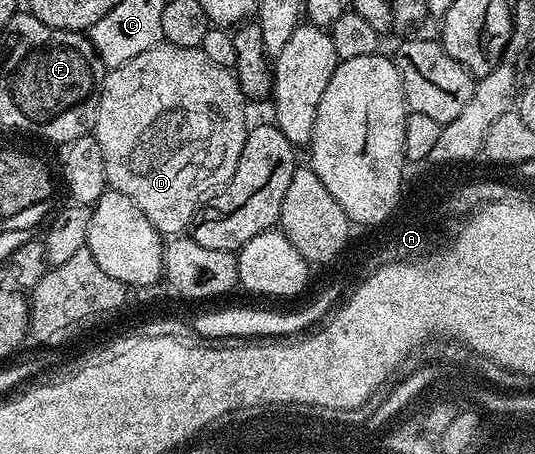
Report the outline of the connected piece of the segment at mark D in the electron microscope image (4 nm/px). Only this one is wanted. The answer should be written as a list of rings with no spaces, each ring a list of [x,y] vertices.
[[[160,43],[149,51],[141,51],[141,55],[129,59],[129,63],[121,63],[121,67],[107,69],[103,74],[103,85],[99,89],[99,106],[95,116],[93,136],[97,139],[97,143],[101,143],[101,155],[105,155],[105,175],[108,186],[121,191],[121,195],[129,195],[129,199],[133,199],[133,203],[141,207],[145,219],[149,219],[151,226],[161,235],[182,234],[190,226],[191,220],[195,218],[195,213],[204,200],[227,185],[229,179],[233,179],[233,171],[237,171],[237,163],[241,159],[241,151],[245,147],[249,128],[246,104],[248,105],[248,102],[243,96],[234,72],[221,67],[218,63],[213,63],[213,59],[205,55],[202,47],[190,49]]]

